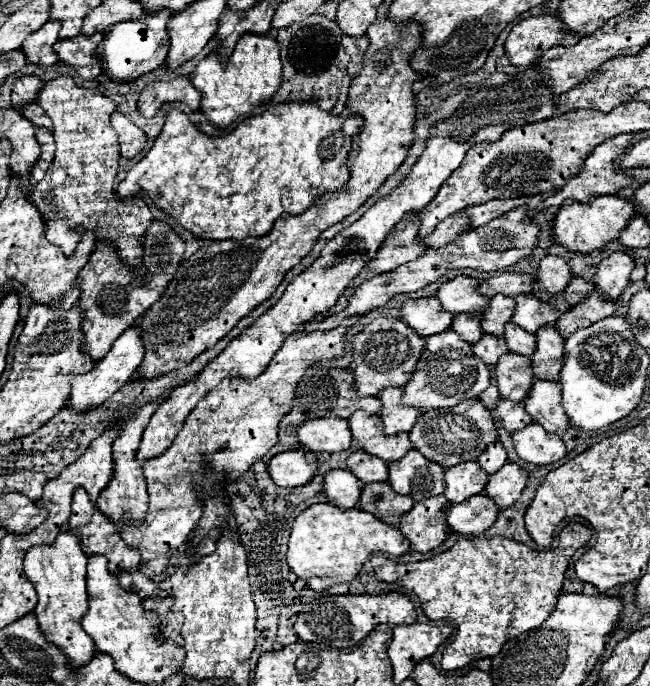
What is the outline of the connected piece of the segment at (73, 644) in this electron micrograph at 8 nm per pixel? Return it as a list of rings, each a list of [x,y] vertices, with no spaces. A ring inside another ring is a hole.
[[[62,530],[56,540],[48,546],[32,546],[28,548],[24,556],[24,572],[28,580],[34,584],[38,594],[36,604],[36,618],[44,632],[44,636],[62,648],[62,652],[68,656],[68,660],[74,666],[82,666],[86,660],[90,660],[94,652],[94,640],[84,632],[80,618],[88,610],[88,592],[86,592],[86,560],[88,556],[80,548],[78,536],[70,530]]]

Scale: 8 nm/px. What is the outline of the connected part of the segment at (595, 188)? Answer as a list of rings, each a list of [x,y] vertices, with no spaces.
[[[620,134],[620,136],[612,136],[608,140],[604,140],[604,144],[596,146],[590,156],[584,160],[584,166],[580,168],[580,172],[572,178],[568,178],[566,186],[562,186],[554,196],[550,196],[552,204],[560,206],[564,200],[576,200],[576,202],[586,202],[588,196],[600,196],[600,194],[616,194],[620,188],[628,186],[632,180],[618,170],[618,158],[622,156],[622,152],[630,146],[630,140],[632,140],[632,134]]]

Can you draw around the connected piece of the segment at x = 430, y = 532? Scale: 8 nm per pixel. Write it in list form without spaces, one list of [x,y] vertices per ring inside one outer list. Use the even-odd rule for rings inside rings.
[[[432,496],[414,504],[414,508],[400,518],[400,530],[408,538],[412,550],[430,552],[446,540],[450,528],[444,518],[438,516],[446,504],[448,500],[444,496]]]

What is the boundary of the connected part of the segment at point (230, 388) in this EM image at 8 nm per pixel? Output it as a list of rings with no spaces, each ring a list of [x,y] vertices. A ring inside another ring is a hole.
[[[352,318],[352,322],[350,320],[344,322],[338,328],[332,328],[326,332],[316,330],[310,334],[304,334],[304,326],[300,325],[298,332],[294,332],[292,336],[286,338],[282,348],[276,352],[276,356],[272,358],[268,368],[258,378],[254,378],[254,380],[238,380],[238,378],[222,380],[188,414],[188,420],[184,420],[182,432],[176,436],[172,446],[164,454],[144,462],[142,468],[144,468],[148,496],[150,496],[148,512],[140,524],[132,524],[132,520],[124,520],[124,524],[120,526],[120,536],[124,538],[124,542],[132,544],[134,548],[138,548],[142,552],[140,572],[154,578],[170,568],[170,552],[178,550],[180,546],[184,546],[188,542],[192,530],[198,526],[198,520],[202,516],[202,504],[200,504],[196,492],[202,492],[204,488],[208,490],[210,484],[226,484],[228,478],[238,478],[242,472],[246,472],[258,458],[262,458],[278,442],[278,434],[276,434],[278,422],[282,420],[282,416],[286,412],[290,412],[294,390],[296,390],[298,380],[304,376],[304,370],[308,366],[312,366],[316,360],[330,360],[330,358],[342,356],[344,354],[342,336],[344,336],[346,328],[354,322],[356,322],[356,318]],[[202,454],[208,456],[208,468],[210,468],[208,472],[206,472],[206,466],[202,464],[202,458],[200,458]]]

